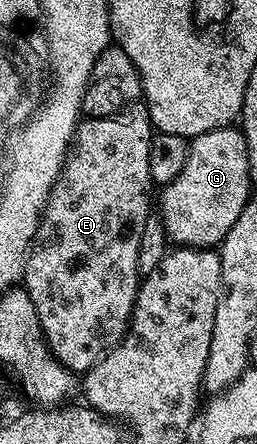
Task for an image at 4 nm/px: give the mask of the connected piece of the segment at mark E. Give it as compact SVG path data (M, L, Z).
M140 101L132 103L119 115L107 115L101 119L81 118L77 122L64 166L40 213L40 224L36 236L32 238L34 259L36 255L34 298L38 321L56 360L73 373L89 371L119 343L132 322L136 289L142 278L140 242L148 227L148 206L154 203L149 159L153 134L147 106Z

